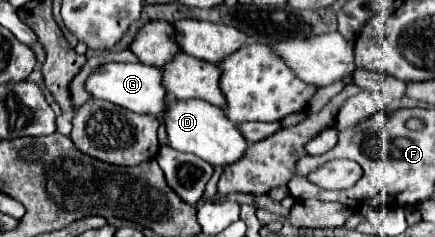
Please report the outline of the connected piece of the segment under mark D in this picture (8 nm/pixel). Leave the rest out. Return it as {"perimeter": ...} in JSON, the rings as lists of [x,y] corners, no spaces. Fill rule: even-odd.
{"perimeter":[[[174,101],[164,115],[164,125],[168,133],[168,147],[184,153],[198,155],[212,167],[216,165],[232,165],[234,161],[242,159],[246,155],[248,143],[242,137],[240,129],[226,117],[226,113],[220,107],[214,107],[206,101]]]}

